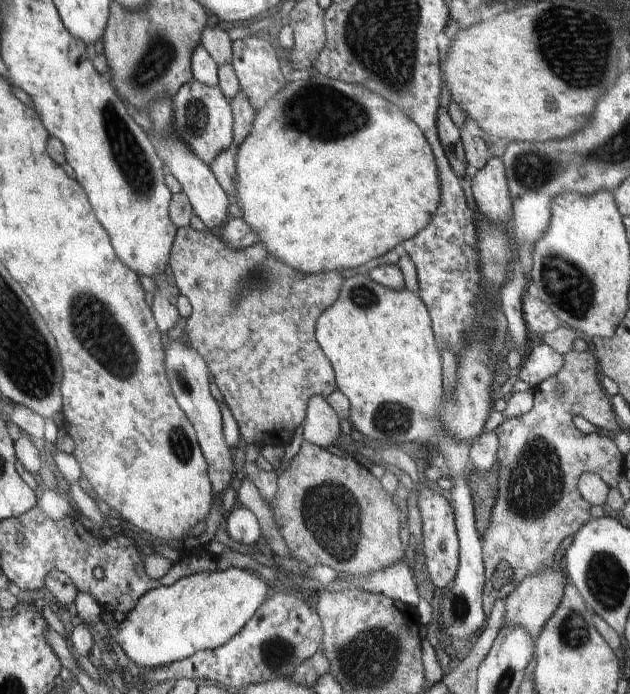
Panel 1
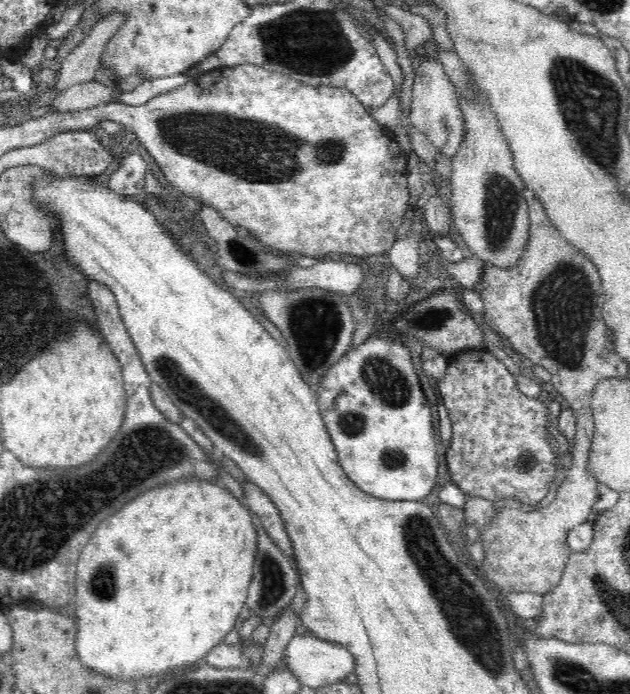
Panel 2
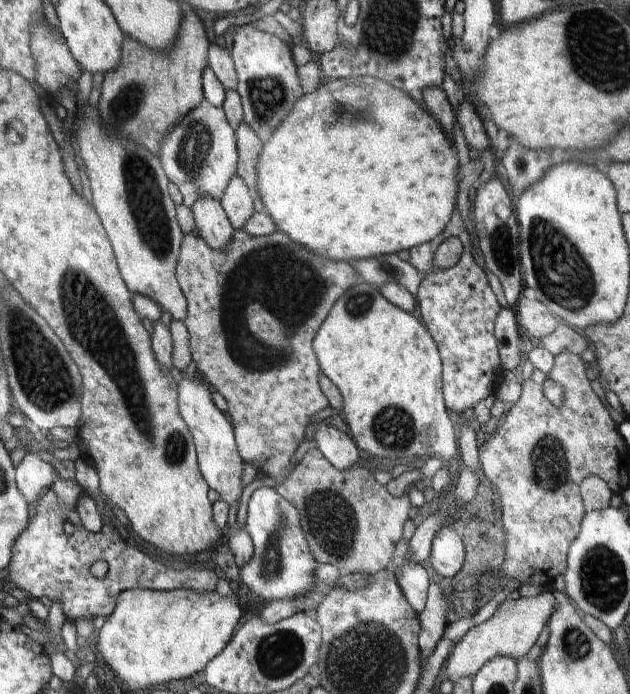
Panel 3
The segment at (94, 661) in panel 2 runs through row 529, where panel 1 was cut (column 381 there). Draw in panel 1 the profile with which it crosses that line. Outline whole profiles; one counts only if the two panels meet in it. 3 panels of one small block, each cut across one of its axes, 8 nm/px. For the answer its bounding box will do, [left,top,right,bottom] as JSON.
[236,72,440,275]

